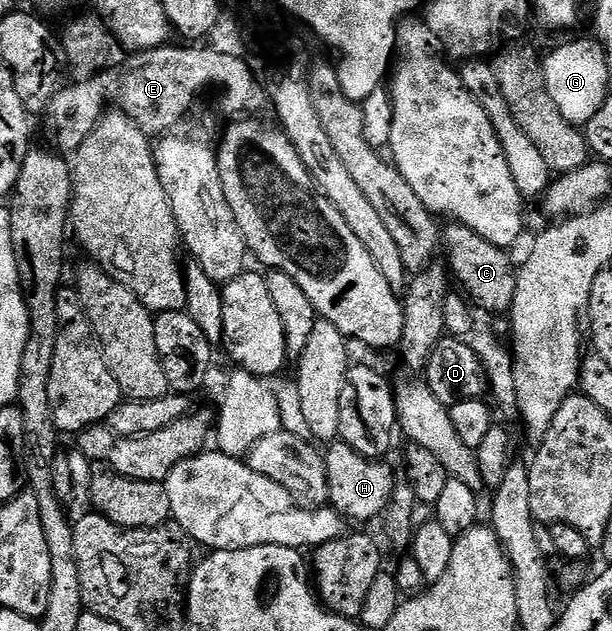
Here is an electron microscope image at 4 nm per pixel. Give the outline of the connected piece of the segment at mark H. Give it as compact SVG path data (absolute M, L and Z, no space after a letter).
M340 440L334 441L324 451L323 457L329 485L328 505L349 520L352 518L380 519L391 500L395 485L393 470L388 466L388 461L365 458L355 448Z

